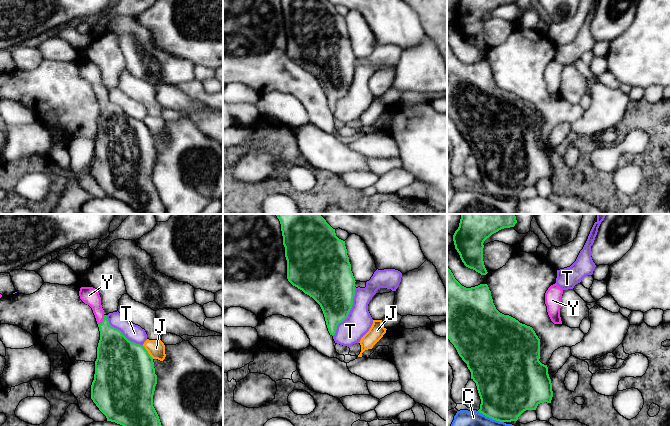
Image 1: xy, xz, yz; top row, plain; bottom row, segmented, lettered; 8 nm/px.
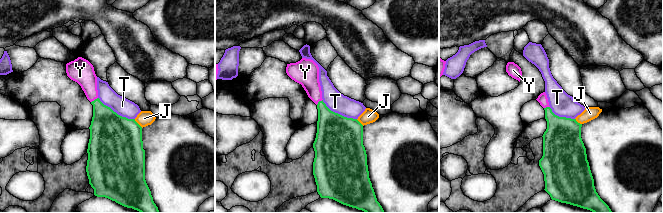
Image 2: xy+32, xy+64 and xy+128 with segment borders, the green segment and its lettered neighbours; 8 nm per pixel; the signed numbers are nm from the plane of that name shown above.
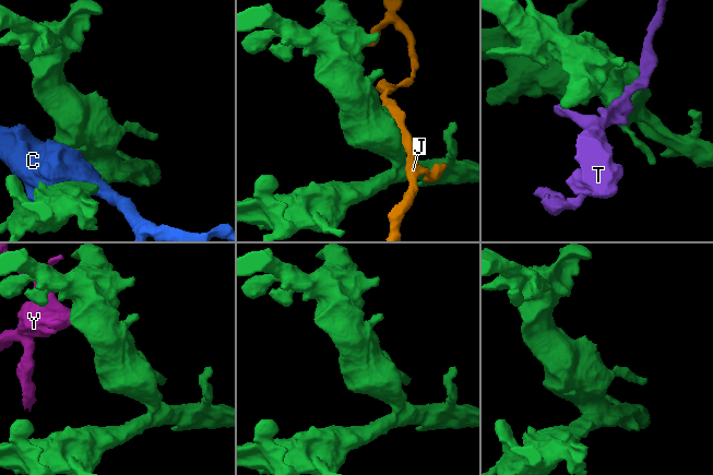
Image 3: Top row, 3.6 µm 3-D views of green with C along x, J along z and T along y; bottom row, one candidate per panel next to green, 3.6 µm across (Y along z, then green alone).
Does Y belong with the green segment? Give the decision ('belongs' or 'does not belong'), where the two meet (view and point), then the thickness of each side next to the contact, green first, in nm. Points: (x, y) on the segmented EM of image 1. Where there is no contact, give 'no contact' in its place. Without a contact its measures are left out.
belongs | xy (103, 320) | 280/140 nm

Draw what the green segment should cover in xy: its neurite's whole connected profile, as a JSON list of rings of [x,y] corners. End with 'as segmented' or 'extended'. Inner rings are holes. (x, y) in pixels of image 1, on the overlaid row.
[[[81,287],[79,296],[92,308],[100,331],[91,399],[107,421],[122,426],[162,426],[153,406],[157,384],[153,358],[143,345],[129,341],[120,330],[109,324],[101,305],[101,297],[95,288]]]; extended

